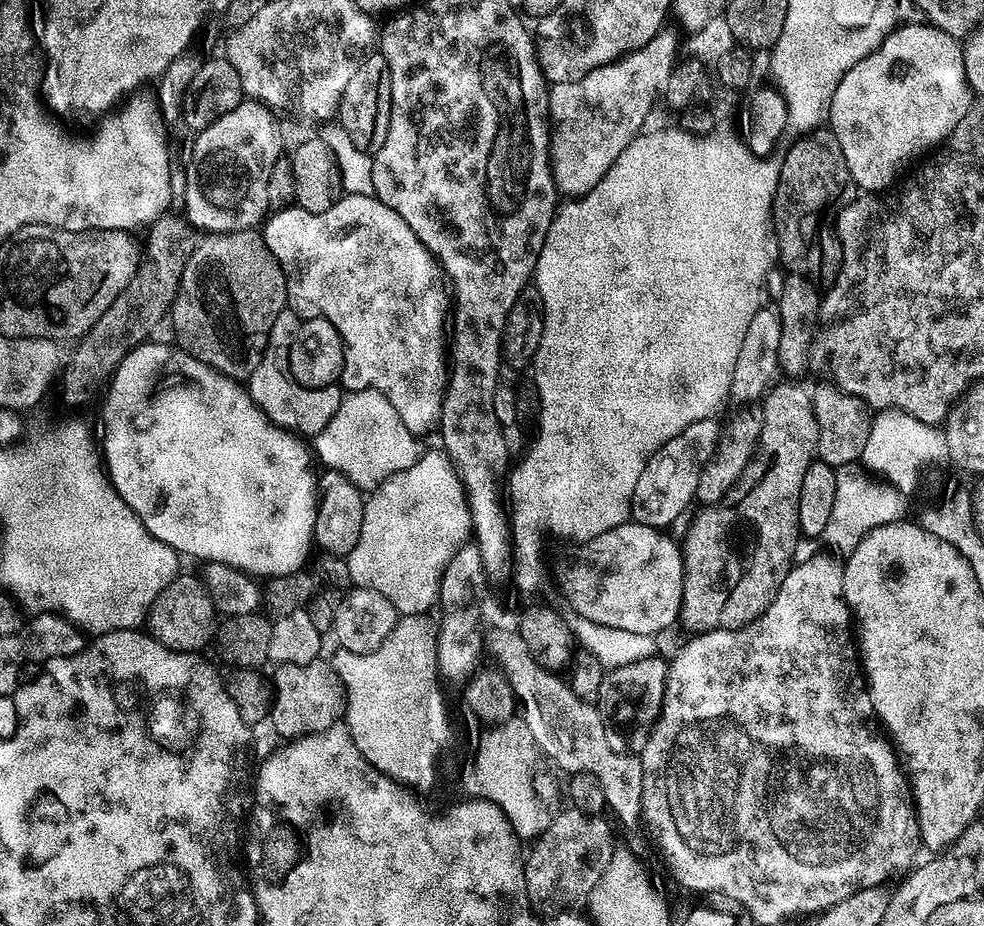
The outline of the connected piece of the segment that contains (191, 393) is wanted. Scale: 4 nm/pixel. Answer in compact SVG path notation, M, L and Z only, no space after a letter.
M142 343L128 352L124 361L116 367L116 371L112 373L106 384L108 393L104 396L104 444L102 440L102 463L107 471L109 480L112 481L114 490L122 498L122 502L126 502L126 506L130 506L130 510L134 510L134 514L138 514L140 521L150 530L150 534L154 534L154 538L158 538L158 542L166 542L166 546L170 546L175 552L181 553L185 557L197 556L200 562L212 561L214 563L225 563L226 566L239 568L254 578L261 578L260 576L264 576L263 578L288 576L294 572L301 571L305 567L304 559L307 558L308 551L313 551L314 548L314 522L316 521L316 506L318 503L318 472L312 469L312 460L314 464L313 449L309 445L308 449L303 444L305 441L299 435L293 434L285 428L274 426L272 421L265 416L262 409L252 400L249 389L241 381L231 380L229 376L222 375L221 372L217 372L215 368L211 368L208 364L198 362L198 358L194 358L188 352L183 352L179 346L173 346L171 343L169 343L170 345L152 343Z

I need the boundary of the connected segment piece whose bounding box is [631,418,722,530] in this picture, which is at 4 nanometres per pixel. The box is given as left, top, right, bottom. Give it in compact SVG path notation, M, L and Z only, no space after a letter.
M706 418L691 423L682 432L675 435L665 446L651 456L650 462L642 470L631 498L631 519L640 525L661 530L667 529L686 510L690 502L695 501L697 487L700 485L701 470L709 458L715 455L722 430L720 422Z

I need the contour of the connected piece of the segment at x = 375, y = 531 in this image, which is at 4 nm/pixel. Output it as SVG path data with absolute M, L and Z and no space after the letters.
M440 448L430 451L427 449L424 453L421 453L418 463L414 466L407 467L406 470L392 474L390 478L384 479L376 489L373 489L367 495L363 508L361 537L358 538L357 545L354 546L354 549L352 549L348 557L346 557L346 564L348 564L346 574L351 578L355 587L374 590L374 592L386 596L401 615L425 615L430 612L429 609L432 606L434 608L437 605L440 595L441 580L444 577L446 566L449 565L450 559L453 558L457 550L461 548L471 535L471 523L472 516L469 514L468 510L468 496L464 493L460 477L456 475L447 453Z

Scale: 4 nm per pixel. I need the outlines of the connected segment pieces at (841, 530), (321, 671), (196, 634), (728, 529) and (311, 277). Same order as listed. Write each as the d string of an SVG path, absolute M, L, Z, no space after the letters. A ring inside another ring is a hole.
M849 466L839 469L836 474L838 482L838 494L834 497L834 510L830 510L830 522L826 522L823 543L829 544L832 549L840 554L847 554L870 534L878 526L886 526L890 522L898 522L905 519L909 514L908 500L909 497L903 492L893 490L888 486L881 486L879 483L871 484L867 480L869 477L863 471L855 472L855 467ZM884 487L884 488L879 488ZM840 551L840 552L839 552Z
M327 659L311 660L308 664L281 664L270 676L272 711L270 725L285 741L291 742L315 732L324 732L341 723L346 712L344 683Z
M177 574L158 594L158 598L152 603L148 611L146 631L162 646L166 646L175 652L199 653L208 643L213 643L218 632L218 613L210 594L207 592L203 579L199 575L184 576Z
M776 382L768 389L763 397L764 412L760 422L760 440L756 443L756 455L746 466L746 470L740 475L740 481L732 489L726 502L721 502L715 506L705 507L704 512L700 512L692 520L692 525L688 528L684 540L682 536L682 547L684 549L684 594L682 596L682 606L680 607L679 623L685 624L689 628L689 633L699 634L702 632L712 632L716 628L744 628L750 622L754 622L767 610L770 602L778 594L786 574L792 569L796 552L796 540L800 536L798 526L798 498L802 494L802 478L806 478L806 470L810 470L812 461L817 459L818 453L818 422L814 418L812 409L812 398L809 389L804 389L800 382Z
M341 195L330 210L321 212L311 212L302 210L295 206L281 208L273 211L271 215L263 221L262 235L270 254L282 266L286 286L288 287L288 304L292 311L305 321L324 317L329 320L338 330L341 341L344 344L344 368L340 372L339 383L343 385L348 392L361 392L367 388L372 388L376 392L382 393L394 406L394 410L408 430L414 434L421 434L430 428L435 429L440 419L442 402L444 401L444 386L446 383L446 321L450 316L450 292L446 287L445 277L442 275L442 269L436 262L436 257L428 251L426 245L416 237L416 232L402 222L390 206L386 206L381 200L371 196L350 196Z

